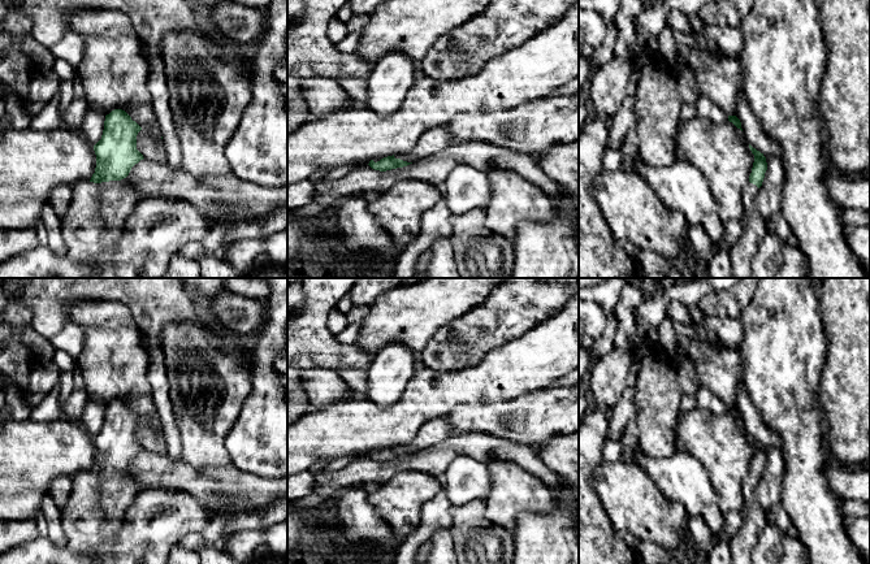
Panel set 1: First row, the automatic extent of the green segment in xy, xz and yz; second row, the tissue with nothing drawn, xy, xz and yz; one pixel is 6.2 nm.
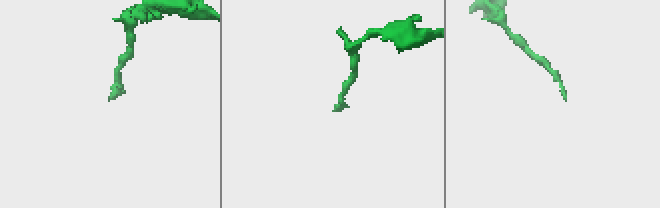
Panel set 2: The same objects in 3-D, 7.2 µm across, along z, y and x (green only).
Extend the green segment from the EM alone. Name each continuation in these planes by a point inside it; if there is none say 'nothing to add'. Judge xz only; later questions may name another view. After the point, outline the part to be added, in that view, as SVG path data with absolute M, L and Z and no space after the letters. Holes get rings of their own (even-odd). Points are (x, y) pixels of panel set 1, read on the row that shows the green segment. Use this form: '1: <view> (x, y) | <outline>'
1: xz (436, 139) | M438 126L428 130L408 153L394 155L394 157L407 162L415 162L438 153L451 144L454 144L454 140L446 127Z

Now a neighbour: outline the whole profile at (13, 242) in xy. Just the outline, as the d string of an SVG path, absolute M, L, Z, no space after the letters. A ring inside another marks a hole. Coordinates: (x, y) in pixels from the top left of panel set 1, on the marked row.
M0 230L0 263L39 246L35 230Z

